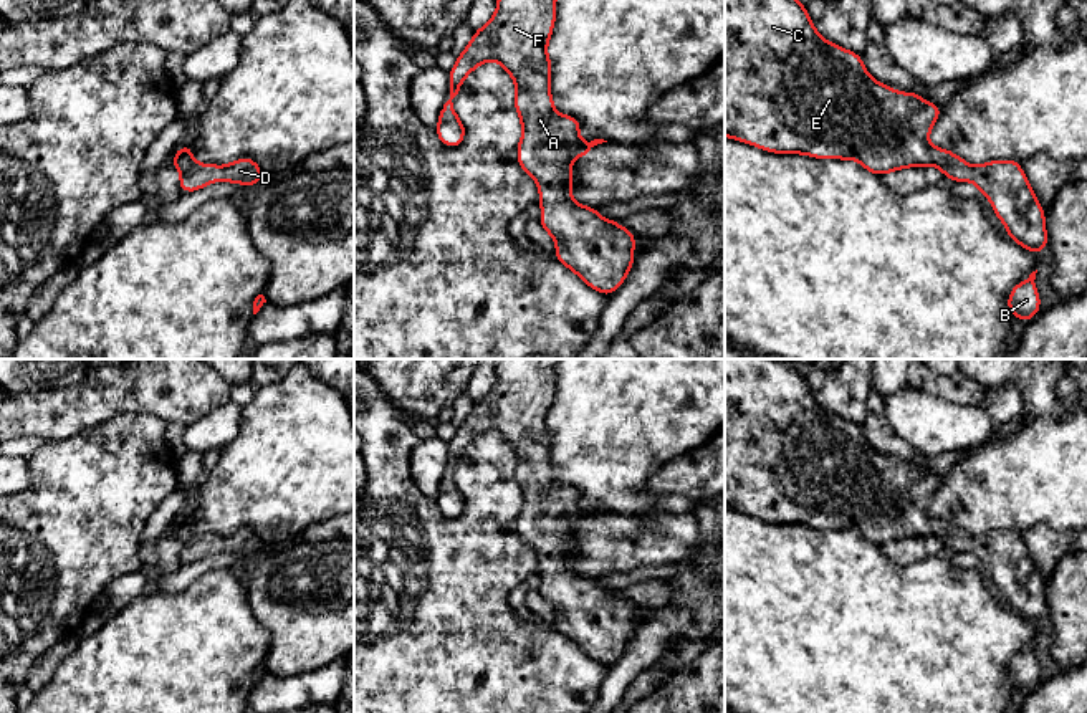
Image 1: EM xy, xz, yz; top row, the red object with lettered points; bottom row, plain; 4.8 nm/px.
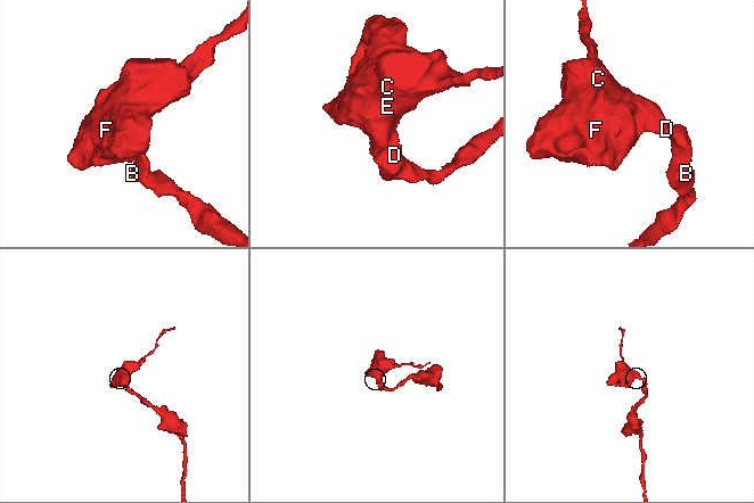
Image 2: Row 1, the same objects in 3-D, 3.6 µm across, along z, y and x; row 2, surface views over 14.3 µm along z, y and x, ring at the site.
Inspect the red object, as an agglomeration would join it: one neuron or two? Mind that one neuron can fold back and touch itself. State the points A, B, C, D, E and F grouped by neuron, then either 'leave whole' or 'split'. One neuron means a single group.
A B C D E F | leave whole

